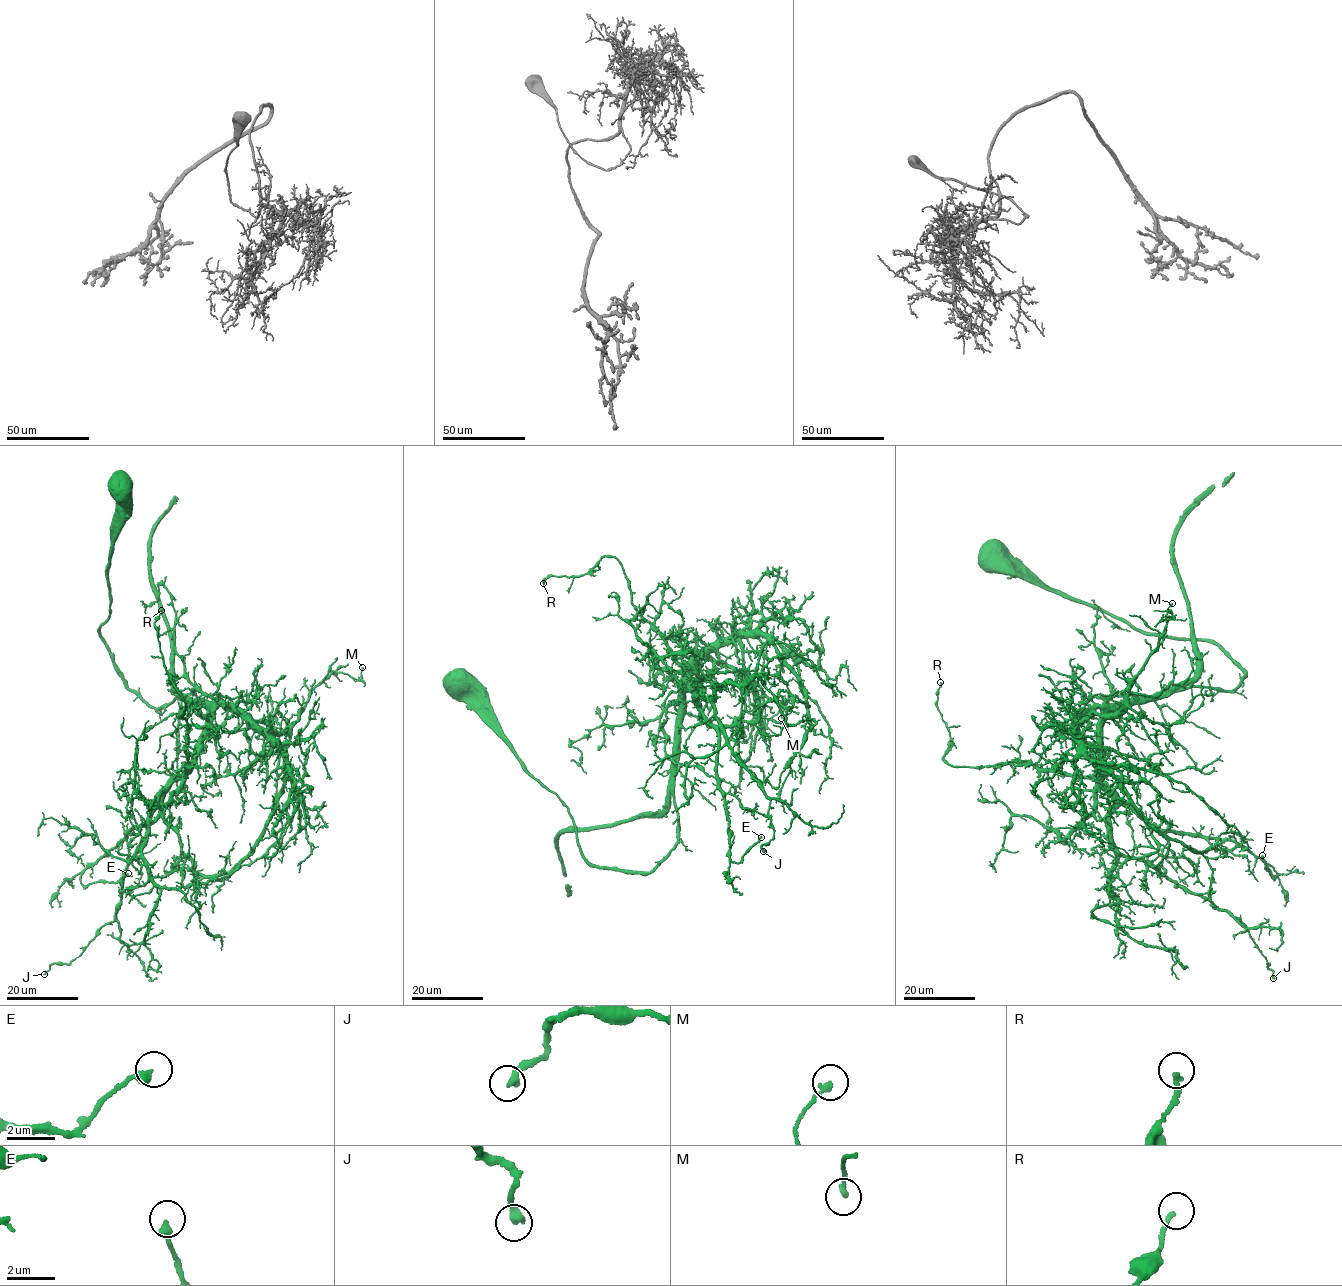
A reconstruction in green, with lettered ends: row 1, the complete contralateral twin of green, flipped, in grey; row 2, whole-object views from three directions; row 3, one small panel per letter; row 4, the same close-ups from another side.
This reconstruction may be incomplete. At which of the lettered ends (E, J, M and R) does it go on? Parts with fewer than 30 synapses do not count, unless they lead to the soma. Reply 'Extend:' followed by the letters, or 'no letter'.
Extend: no letter

